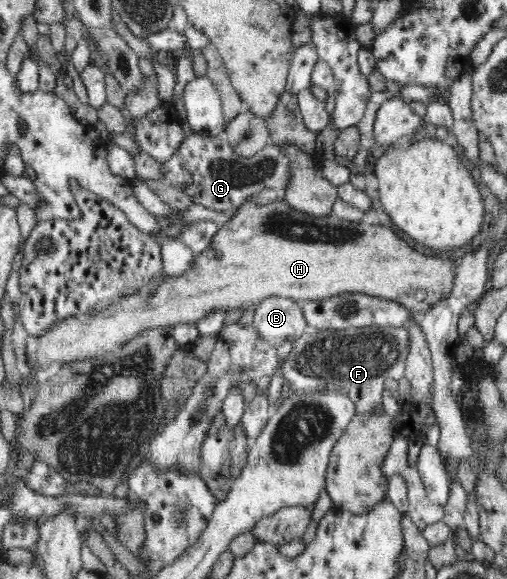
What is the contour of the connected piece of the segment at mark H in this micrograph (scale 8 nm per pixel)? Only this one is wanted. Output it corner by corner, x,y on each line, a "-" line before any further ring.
252,197
246,199
238,209
236,209
234,215
228,222
216,232
216,236
212,237
212,244
208,250
194,255
194,262
192,262
192,270
188,270
186,274
172,276
169,275
154,294
150,294
146,289
139,290
137,292
131,293
130,295
123,295
118,297
114,302
102,307
100,309
94,309
92,314
88,316
77,317
69,316
60,319
57,323
52,323
41,335
38,337
38,345
34,354
28,354
28,360
25,367
30,365
32,373
38,373
49,368
52,364
65,364
66,367
72,365
73,363
78,363
80,361
89,361
98,356
104,356
103,352
108,352
116,346
124,345
130,341
135,335
138,335
141,331
150,330
150,328
164,328
164,326
180,326
180,324
197,324
198,320
202,320
206,314
214,311
224,311
228,312
234,309
242,309
243,311
250,308
255,308
262,300
272,296
280,296
288,299
293,299
296,302
302,303
306,301
320,301
323,299
328,299
334,296
339,296
340,294
347,293
361,293
370,297
379,297
385,300
392,300
398,302
400,305
404,305
407,309
415,312
417,315
422,314
424,311
429,311
434,304
437,304
440,300
447,298
452,292
454,285
455,273
454,273
454,262
449,260
449,258
437,256
437,254
427,255
426,253
418,252
414,250
402,238
399,238
394,234
390,228
386,226
381,226
378,224
366,224
363,221
360,223
350,222
348,220
343,220
342,218
337,218
332,216
322,216
322,218
317,218
316,216
309,216
301,210
296,210
294,207
288,205
286,201
280,201
276,199
275,201
260,205
258,202
252,201

